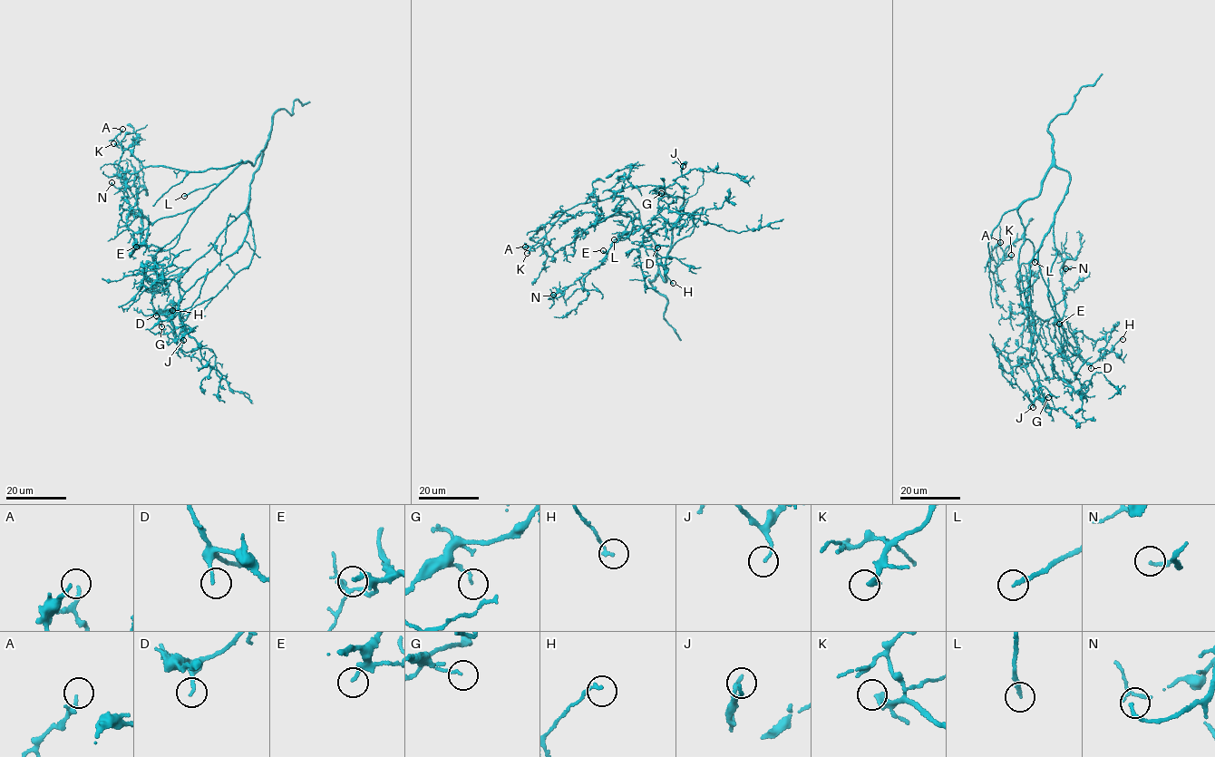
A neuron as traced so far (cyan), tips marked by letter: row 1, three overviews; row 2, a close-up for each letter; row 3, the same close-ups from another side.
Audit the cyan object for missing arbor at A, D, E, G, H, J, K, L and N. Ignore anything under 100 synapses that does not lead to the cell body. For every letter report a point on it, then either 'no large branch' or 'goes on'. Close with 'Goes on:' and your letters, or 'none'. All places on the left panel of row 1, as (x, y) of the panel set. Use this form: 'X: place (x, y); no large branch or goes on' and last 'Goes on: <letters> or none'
A: place (122, 129); no large branch
D: place (156, 315); no large branch
E: place (136, 247); no large branch
G: place (161, 326); no large branch
H: place (172, 310); no large branch
J: place (183, 340); goes on
K: place (113, 143); goes on
L: place (184, 196); goes on
N: place (111, 182); no large branch
Goes on: J, K, L

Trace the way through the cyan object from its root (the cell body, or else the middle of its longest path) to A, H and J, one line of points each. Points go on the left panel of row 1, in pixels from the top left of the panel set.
A: (258, 169), (265, 149), (252, 165), (242, 160), (194, 171), (163, 165), (145, 167), (117, 140), (122, 129)
H: (258, 169), (246, 210), (212, 247), (153, 294), (154, 310), (165, 314), (172, 310)
J: (258, 169), (250, 183), (246, 209), (249, 221), (242, 246), (197, 280), (179, 303), (183, 340)

